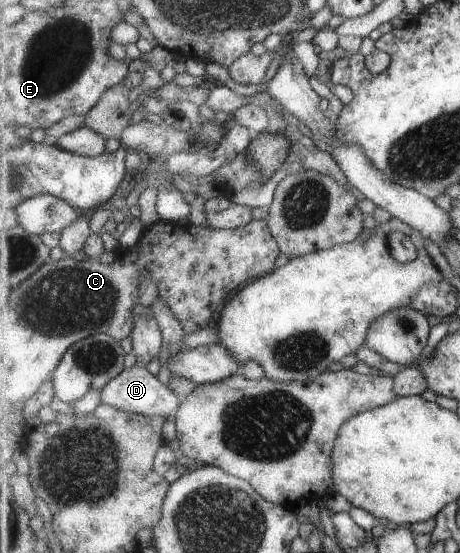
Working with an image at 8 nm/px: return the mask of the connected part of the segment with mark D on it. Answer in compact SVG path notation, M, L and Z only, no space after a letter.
M133 365L125 369L118 377L115 377L100 391L100 402L120 409L120 411L142 414L145 416L160 416L176 418L180 409L182 397L178 396L170 387L162 383L155 375L152 375L146 367Z

